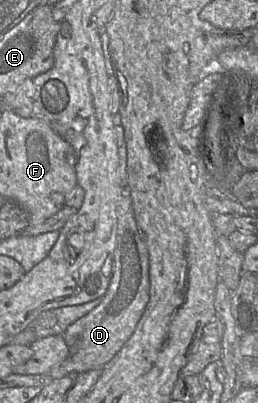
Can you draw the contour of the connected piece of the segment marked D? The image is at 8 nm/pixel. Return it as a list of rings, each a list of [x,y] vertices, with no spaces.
[[[124,195],[118,206],[117,245],[114,251],[110,284],[98,306],[70,324],[62,336],[70,355],[49,373],[53,379],[102,369],[133,334],[149,301],[149,254],[145,238],[138,228],[131,198]]]

